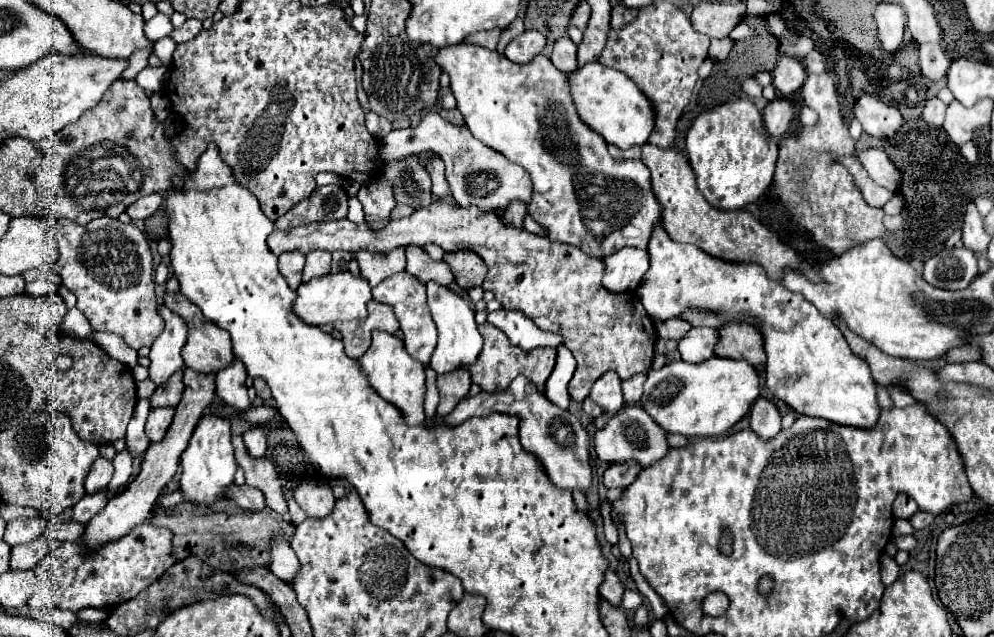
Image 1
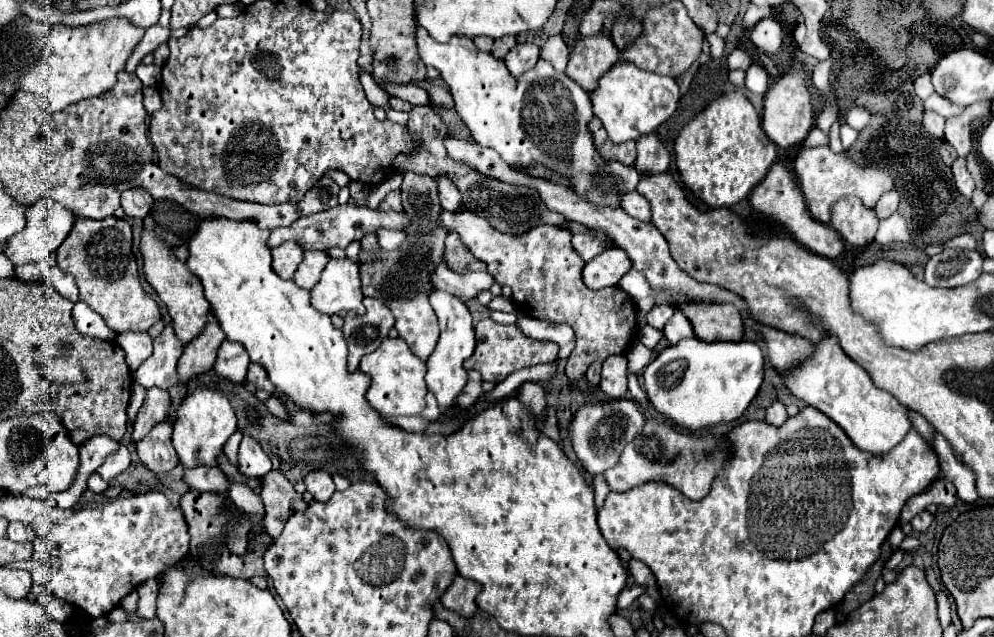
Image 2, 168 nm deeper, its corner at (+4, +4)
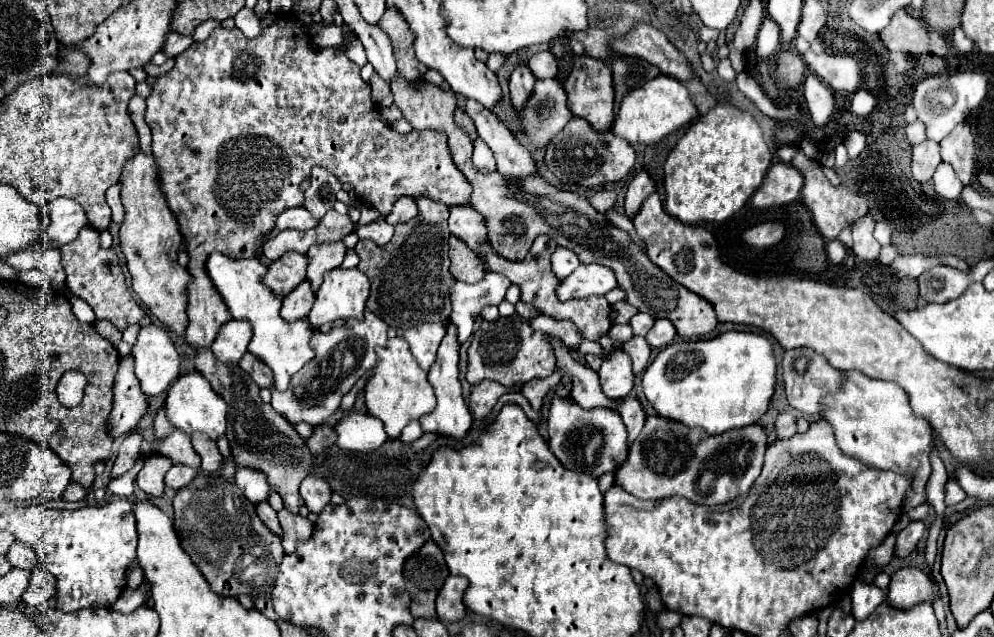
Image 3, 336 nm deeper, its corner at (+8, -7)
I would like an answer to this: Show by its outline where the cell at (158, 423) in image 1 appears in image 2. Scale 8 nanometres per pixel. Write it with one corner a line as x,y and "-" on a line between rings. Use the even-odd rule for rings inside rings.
171,421
157,423
145,435
145,439
141,439
135,445
139,459
145,463
147,469
155,473
167,473
177,465
177,453
171,445
171,431
173,431
171,425
173,425

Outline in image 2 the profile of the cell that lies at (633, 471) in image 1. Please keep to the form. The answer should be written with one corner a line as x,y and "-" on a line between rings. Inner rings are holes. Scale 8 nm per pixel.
647,419
641,435
637,435
621,453
619,463
605,471
603,477
611,491
623,493
631,487
637,487
651,479
661,479
681,491
685,497
693,501
701,501
713,483
717,469
721,467
725,453
725,435
705,435
705,437
691,437
679,433
669,421
655,421

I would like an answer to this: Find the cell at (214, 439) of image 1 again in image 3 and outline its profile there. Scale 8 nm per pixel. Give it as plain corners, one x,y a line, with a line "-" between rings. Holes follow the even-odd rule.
199,370
179,374
177,380
173,382
173,386
167,392
165,404
167,404
167,416
169,416
169,420
181,432
185,432
189,436
193,432
205,432
213,440
217,440
221,434
225,434
227,404
225,404
225,400
221,400
221,396
217,396
213,392
213,388
209,388
209,382
205,382
205,378
201,376

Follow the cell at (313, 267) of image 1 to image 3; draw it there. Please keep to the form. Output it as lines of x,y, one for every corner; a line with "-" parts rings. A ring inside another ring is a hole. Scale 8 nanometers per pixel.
309,280
301,282
281,304
281,318
285,320
303,320
309,314
309,308
313,306
315,294
309,286

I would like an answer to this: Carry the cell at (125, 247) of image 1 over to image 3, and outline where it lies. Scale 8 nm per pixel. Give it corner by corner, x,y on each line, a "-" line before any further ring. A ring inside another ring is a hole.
83,228
77,236
77,240
61,246
61,262
67,274
67,290
79,298
83,298
95,312
95,316
111,320
119,330
123,330
129,324
137,324
145,312
137,304
137,300
131,296
123,270
119,266
119,256
113,248
103,250
99,246
99,232
93,228

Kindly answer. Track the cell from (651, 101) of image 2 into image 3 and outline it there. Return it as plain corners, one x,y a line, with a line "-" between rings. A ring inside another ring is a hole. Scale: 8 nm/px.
657,76
649,84
629,90
621,102
619,114
613,122
613,134
625,138
629,144
655,144
661,138
669,136
671,132
679,130
681,126
693,122
699,116
699,108
691,100
691,92
679,82
669,76

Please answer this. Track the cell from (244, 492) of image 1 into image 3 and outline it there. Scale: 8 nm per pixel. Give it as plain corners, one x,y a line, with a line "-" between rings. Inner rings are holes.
173,464
171,470
165,474
165,484
173,490
179,490
183,488
185,484
191,482
191,478
195,476
195,470
191,466
185,466
185,464

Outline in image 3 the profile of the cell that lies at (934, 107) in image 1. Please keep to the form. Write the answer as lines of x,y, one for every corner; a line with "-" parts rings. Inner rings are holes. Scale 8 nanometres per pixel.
925,140
917,146
913,146
913,162
911,162
911,172
917,182
929,182
941,164
939,156
939,144

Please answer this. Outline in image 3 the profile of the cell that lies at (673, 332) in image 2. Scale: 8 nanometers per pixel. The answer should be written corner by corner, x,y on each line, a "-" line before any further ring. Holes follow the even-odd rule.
661,318
661,320
655,320
655,324
653,324
653,328
647,332
645,340
649,342
651,348
665,348
665,346
673,340
675,334
677,334
677,332
675,332
673,324
669,324
669,320

